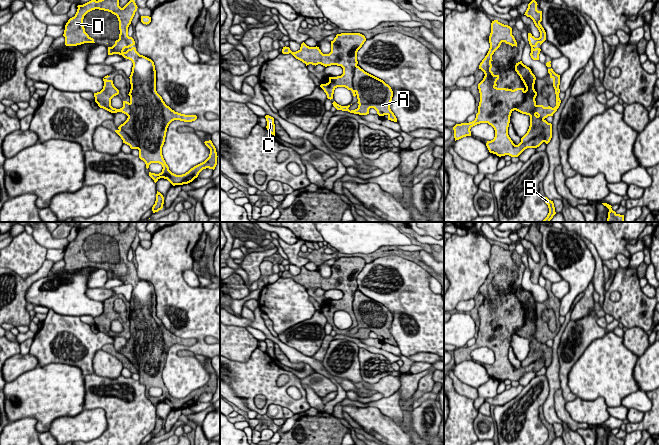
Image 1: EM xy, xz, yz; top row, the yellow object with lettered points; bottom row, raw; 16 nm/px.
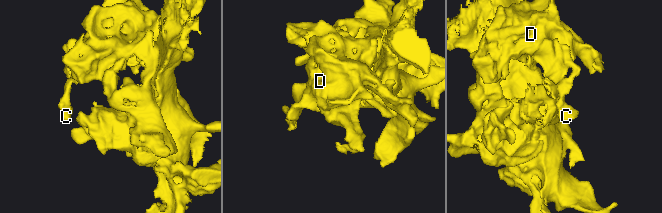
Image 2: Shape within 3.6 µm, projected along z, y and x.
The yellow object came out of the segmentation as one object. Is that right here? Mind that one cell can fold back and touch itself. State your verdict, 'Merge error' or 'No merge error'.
No merge error

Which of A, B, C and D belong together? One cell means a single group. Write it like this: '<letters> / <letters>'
A B C D

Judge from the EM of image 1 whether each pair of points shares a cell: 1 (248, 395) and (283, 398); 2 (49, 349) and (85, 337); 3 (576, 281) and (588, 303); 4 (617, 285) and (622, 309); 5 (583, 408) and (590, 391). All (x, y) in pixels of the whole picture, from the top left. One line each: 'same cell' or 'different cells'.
1: same cell
2: same cell
3: different cells
4: same cell
5: different cells

